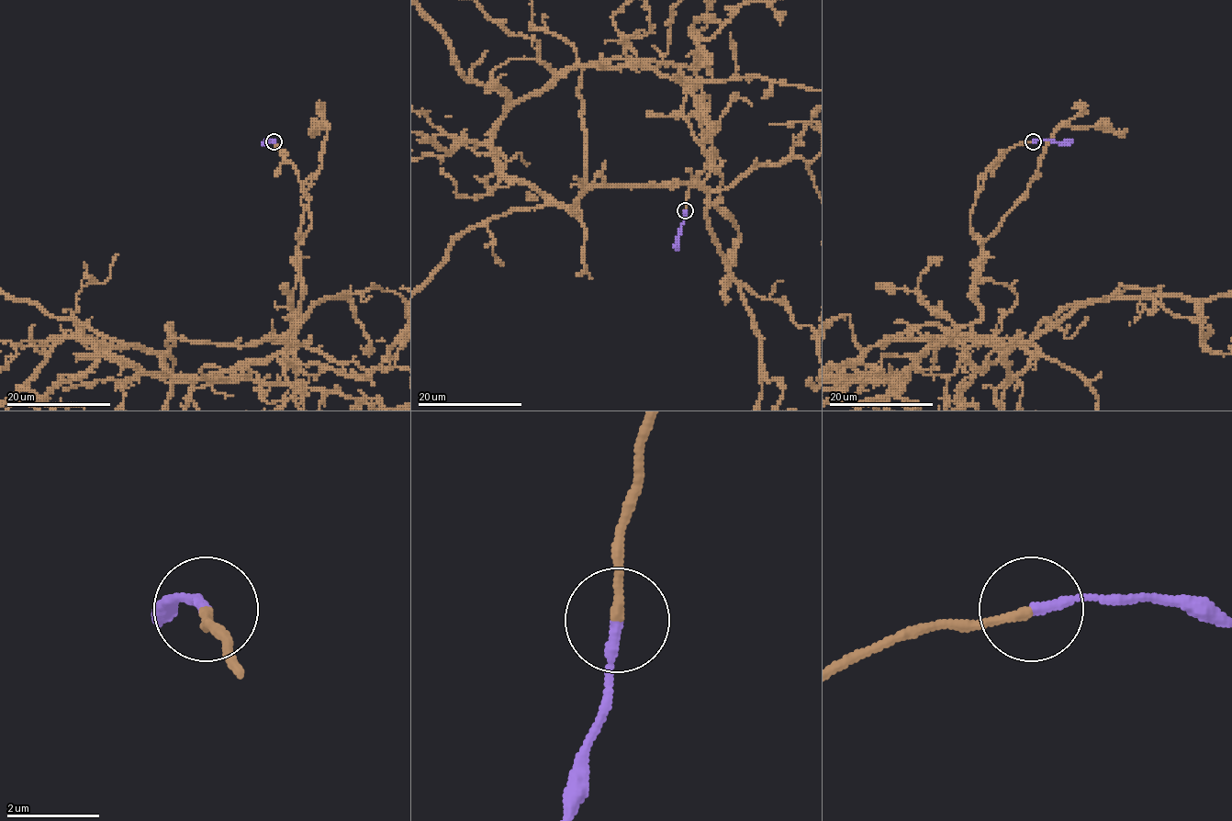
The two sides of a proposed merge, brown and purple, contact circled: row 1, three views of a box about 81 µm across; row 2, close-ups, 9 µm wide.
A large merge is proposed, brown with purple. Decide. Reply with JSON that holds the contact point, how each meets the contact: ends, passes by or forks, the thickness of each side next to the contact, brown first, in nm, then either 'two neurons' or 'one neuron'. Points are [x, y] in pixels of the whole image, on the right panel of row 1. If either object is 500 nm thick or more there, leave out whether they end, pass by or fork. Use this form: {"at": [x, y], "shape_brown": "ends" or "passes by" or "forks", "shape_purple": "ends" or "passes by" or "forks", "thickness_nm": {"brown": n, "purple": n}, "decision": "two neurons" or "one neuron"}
{"at": [1033, 141], "shape_brown": "ends", "shape_purple": "ends", "thickness_nm": {"brown": 200, "purple": 240}, "decision": "one neuron"}

